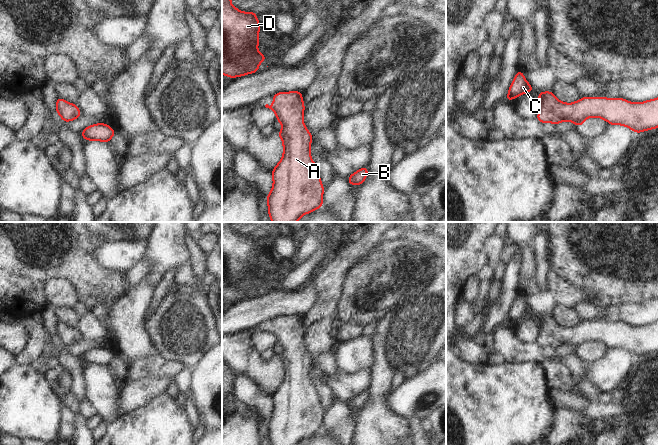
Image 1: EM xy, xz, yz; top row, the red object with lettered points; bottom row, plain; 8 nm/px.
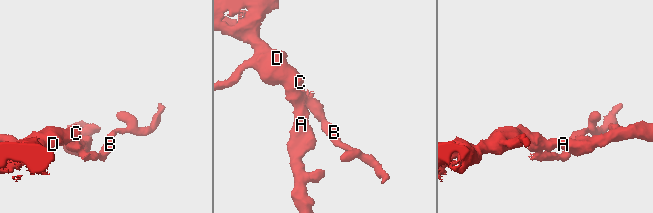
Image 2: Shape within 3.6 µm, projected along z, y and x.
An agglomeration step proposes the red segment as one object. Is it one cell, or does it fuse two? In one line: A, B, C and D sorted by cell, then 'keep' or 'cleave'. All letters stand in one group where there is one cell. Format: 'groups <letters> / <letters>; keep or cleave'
groups A B C D; keep

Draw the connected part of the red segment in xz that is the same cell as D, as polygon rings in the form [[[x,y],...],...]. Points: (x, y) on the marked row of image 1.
[[[222,0],[222,74],[235,78],[259,71],[258,65],[266,59],[257,50],[259,31],[255,12],[241,12],[231,5],[231,0]]]

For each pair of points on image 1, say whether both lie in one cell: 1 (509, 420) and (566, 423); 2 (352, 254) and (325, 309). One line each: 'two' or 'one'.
1: two
2: one

